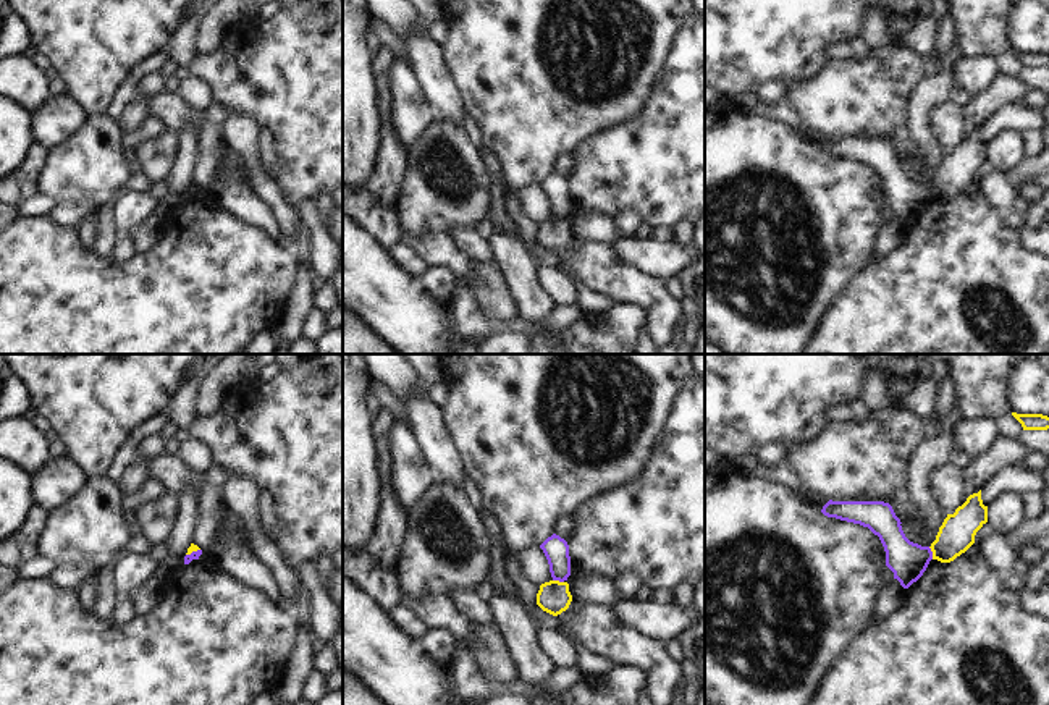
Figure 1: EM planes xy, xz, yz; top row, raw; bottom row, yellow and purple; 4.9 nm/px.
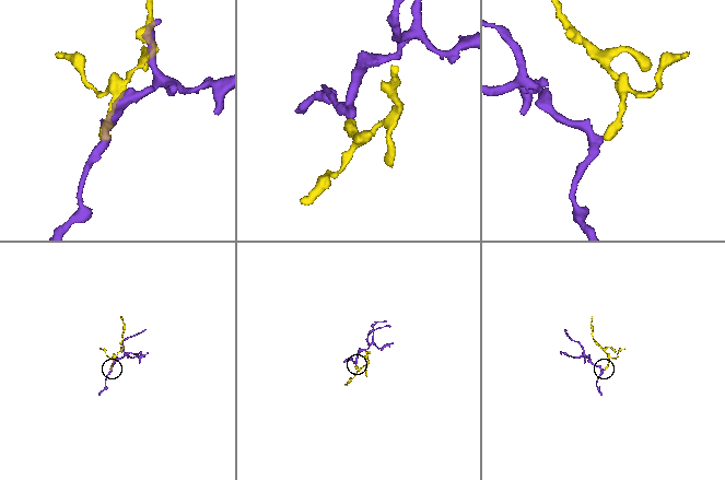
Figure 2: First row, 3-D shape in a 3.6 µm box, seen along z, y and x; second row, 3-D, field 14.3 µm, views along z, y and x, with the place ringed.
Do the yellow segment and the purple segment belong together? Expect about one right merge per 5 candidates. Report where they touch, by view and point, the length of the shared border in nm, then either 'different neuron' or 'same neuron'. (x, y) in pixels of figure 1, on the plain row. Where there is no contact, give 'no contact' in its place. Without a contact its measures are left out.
yz (933, 191) | 70 nm | different neuron

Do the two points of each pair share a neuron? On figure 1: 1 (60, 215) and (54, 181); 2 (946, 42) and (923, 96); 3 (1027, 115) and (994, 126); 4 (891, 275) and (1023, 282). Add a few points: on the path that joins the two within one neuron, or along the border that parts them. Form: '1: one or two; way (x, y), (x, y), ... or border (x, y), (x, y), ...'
1: two; border (57, 202), (86, 202), (92, 211)
2: two; border (936, 46), (947, 54)
3: one; way (1019, 117), (1002, 118)
4: one; way (923, 282), (991, 282)

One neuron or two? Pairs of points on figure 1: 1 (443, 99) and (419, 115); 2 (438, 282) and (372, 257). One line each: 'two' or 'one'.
1: two
2: one

